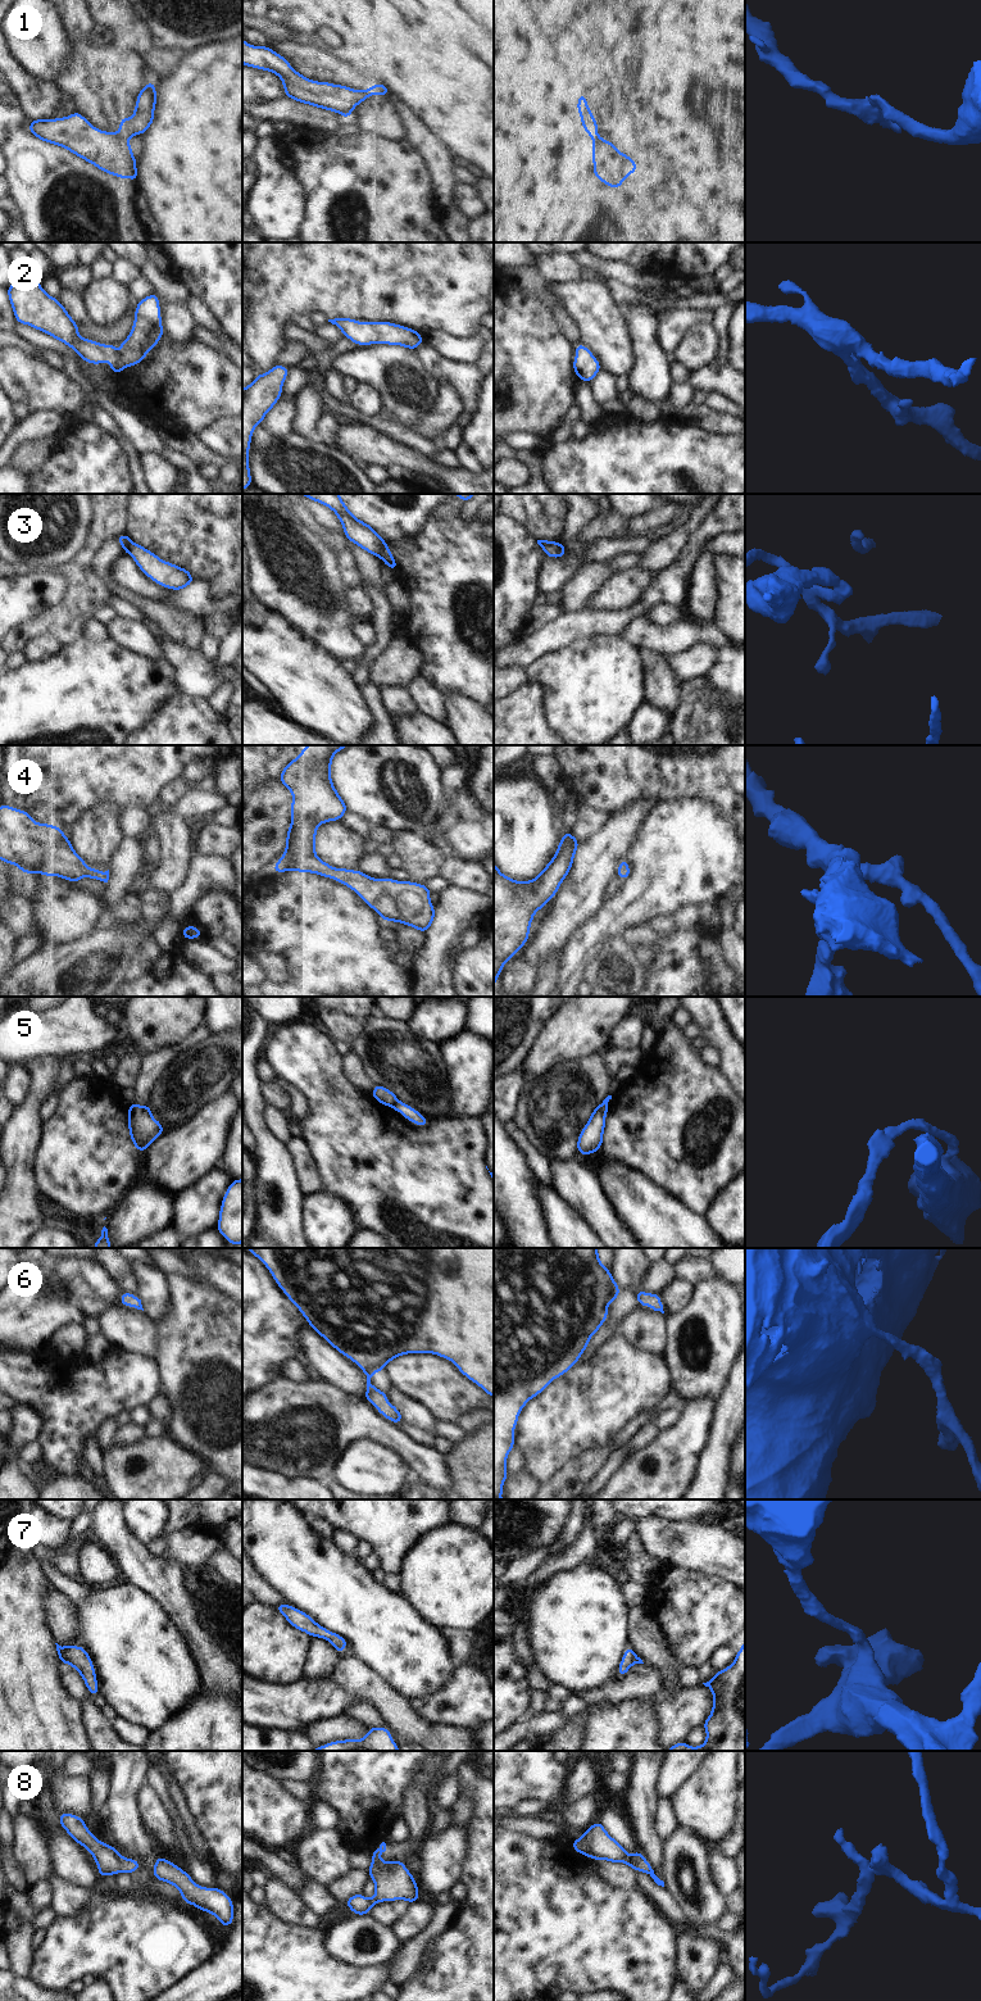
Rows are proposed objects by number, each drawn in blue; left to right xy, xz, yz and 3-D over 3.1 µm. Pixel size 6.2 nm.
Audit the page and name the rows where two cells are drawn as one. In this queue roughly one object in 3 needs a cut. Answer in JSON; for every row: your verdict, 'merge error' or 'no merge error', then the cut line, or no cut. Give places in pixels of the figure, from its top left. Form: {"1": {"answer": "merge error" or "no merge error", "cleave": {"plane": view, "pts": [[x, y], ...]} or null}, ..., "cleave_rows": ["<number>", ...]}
{"1": {"answer": "merge error", "cleave": {"plane": "xy", "pts": [[119, 134], [127, 137]]}}, "2": {"answer": "no merge error", "cleave": null}, "3": {"answer": "merge error", "cleave": {"plane": "yz", "pts": [[555, 541], [544, 552]]}}, "4": {"answer": "no merge error", "cleave": null}, "5": {"answer": "merge error", "cleave": {"plane": "yz", "pts": [[598, 1107], [605, 1115]]}}, "6": {"answer": "no merge error", "cleave": null}, "7": {"answer": "no merge error", "cleave": null}, "8": {"answer": "no merge error", "cleave": null}, "cleave_rows": ["1", "3", "5"]}

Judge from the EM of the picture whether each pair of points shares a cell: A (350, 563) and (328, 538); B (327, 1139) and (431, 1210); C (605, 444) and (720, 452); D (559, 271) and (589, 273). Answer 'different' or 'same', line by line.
A: same
B: same
C: same
D: same

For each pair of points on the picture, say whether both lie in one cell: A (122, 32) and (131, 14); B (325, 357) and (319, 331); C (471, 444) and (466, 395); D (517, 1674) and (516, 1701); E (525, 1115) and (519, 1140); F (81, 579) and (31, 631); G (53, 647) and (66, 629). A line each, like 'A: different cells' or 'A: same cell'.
A: different cells
B: different cells
C: different cells
D: same cell
E: different cells
F: same cell
G: different cells

